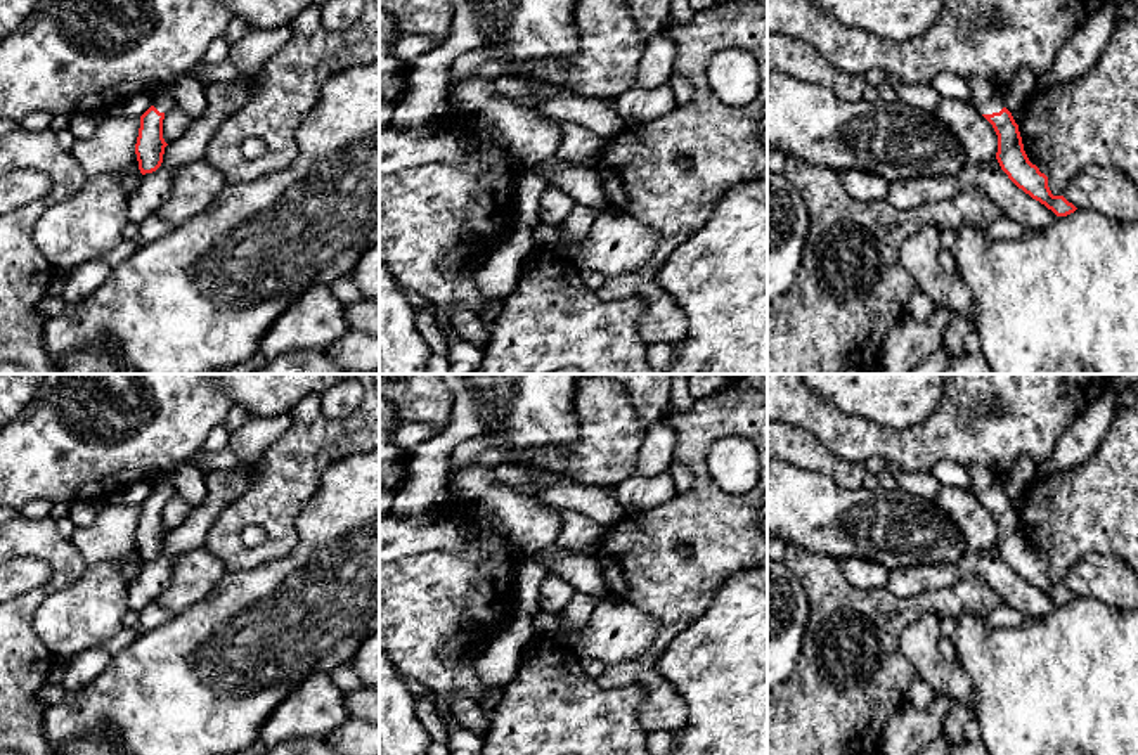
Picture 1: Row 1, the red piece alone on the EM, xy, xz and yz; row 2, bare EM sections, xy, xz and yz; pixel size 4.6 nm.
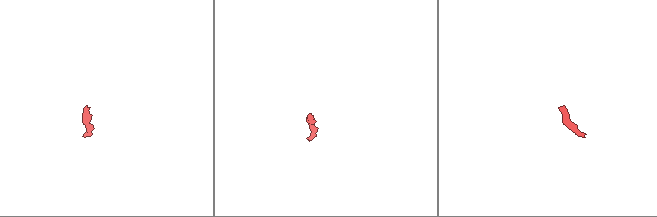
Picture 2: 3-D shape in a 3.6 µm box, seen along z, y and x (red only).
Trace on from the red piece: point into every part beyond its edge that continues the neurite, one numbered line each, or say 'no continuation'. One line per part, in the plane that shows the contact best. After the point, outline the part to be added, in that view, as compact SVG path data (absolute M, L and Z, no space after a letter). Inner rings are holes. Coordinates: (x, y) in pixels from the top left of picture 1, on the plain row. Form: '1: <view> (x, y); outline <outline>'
1: yz (988, 487); outline M968 466L967 471L972 478L973 494L980 502L999 500L1006 495L1005 480L998 478L994 473L980 466Z

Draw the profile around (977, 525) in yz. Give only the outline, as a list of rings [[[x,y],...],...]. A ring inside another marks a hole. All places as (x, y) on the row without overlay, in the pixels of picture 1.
[[[941,487],[935,504],[954,521],[965,540],[965,554],[993,549],[998,540],[998,523],[993,513],[972,490]]]

